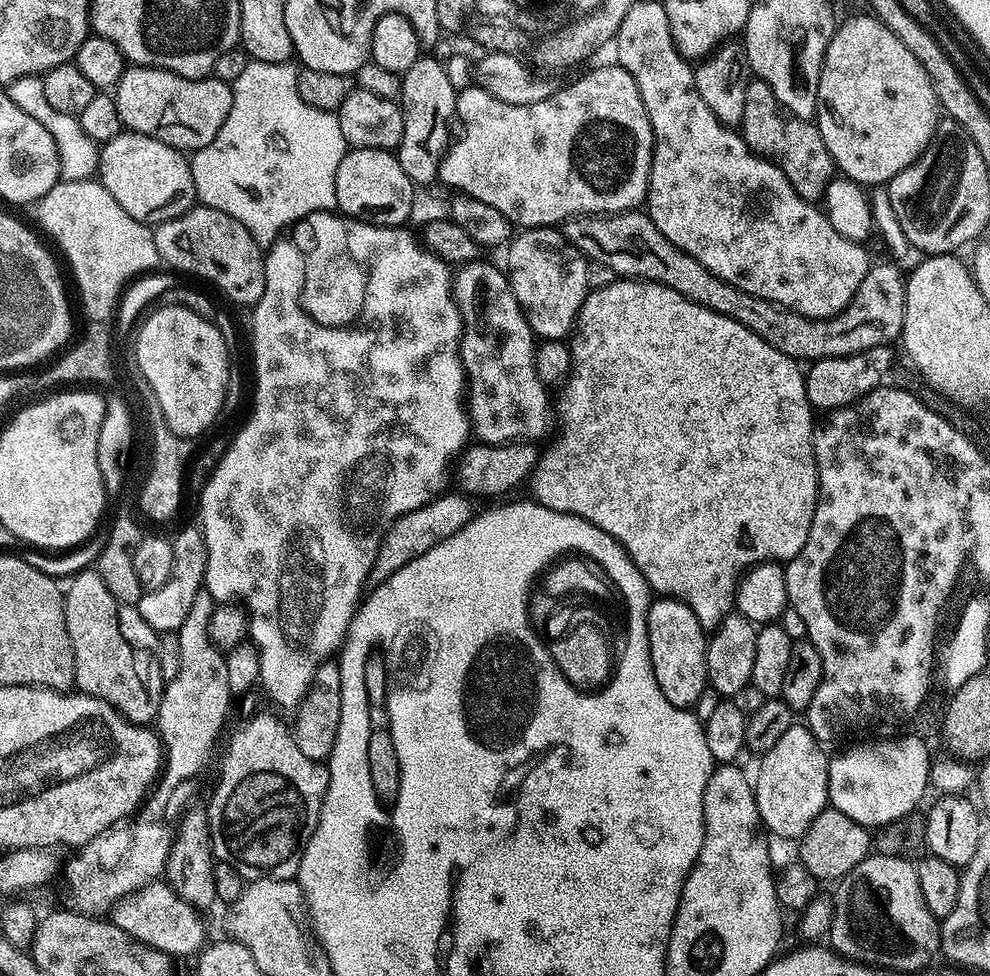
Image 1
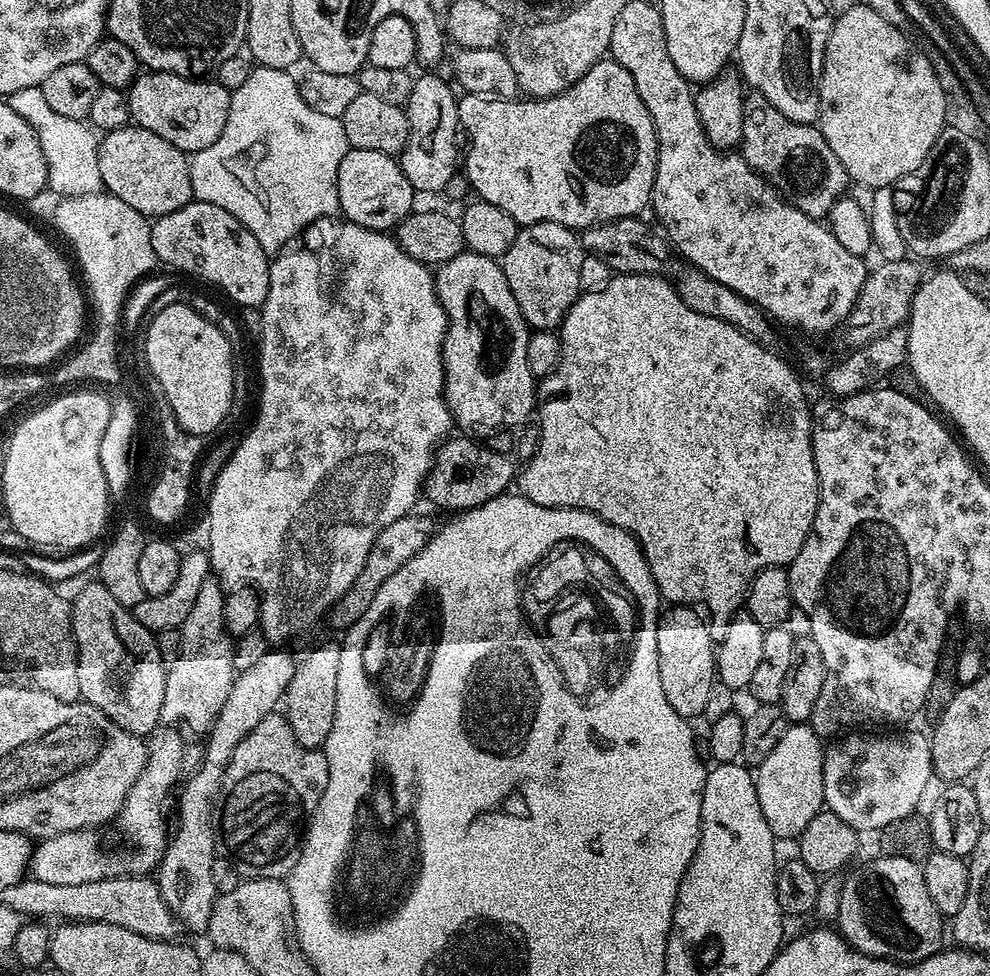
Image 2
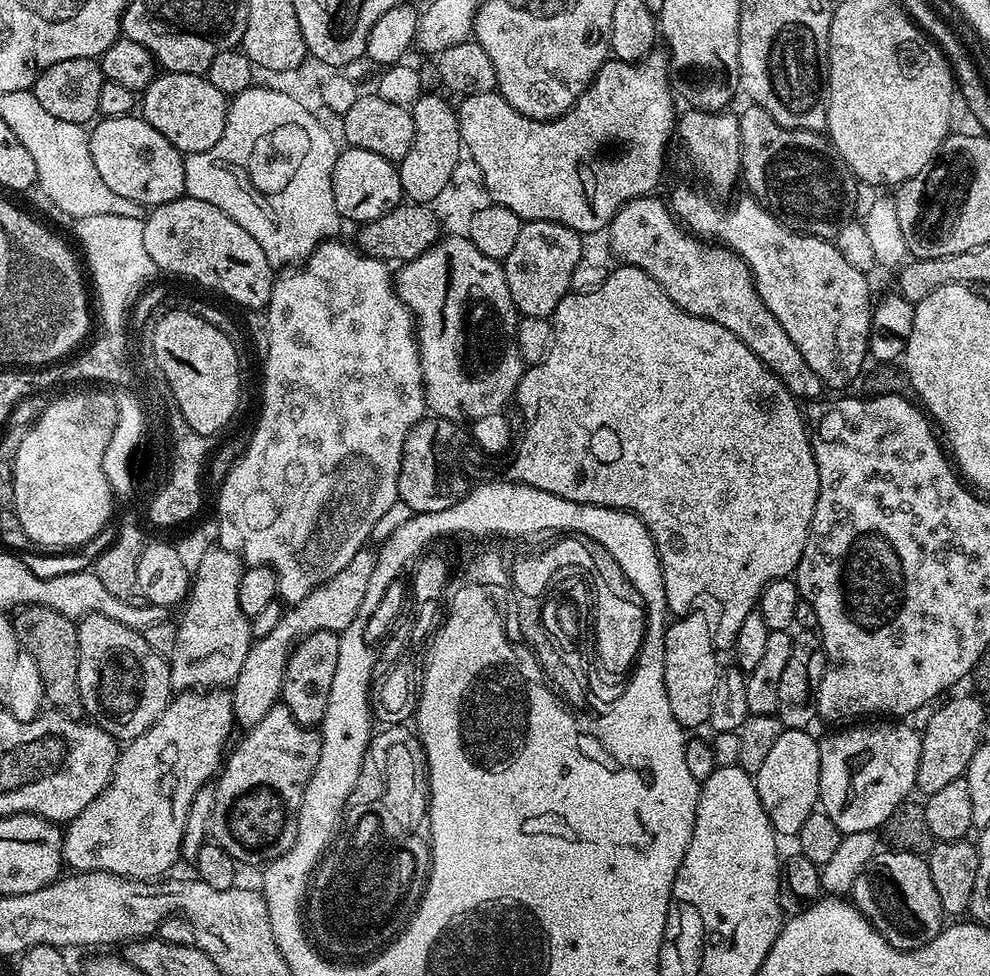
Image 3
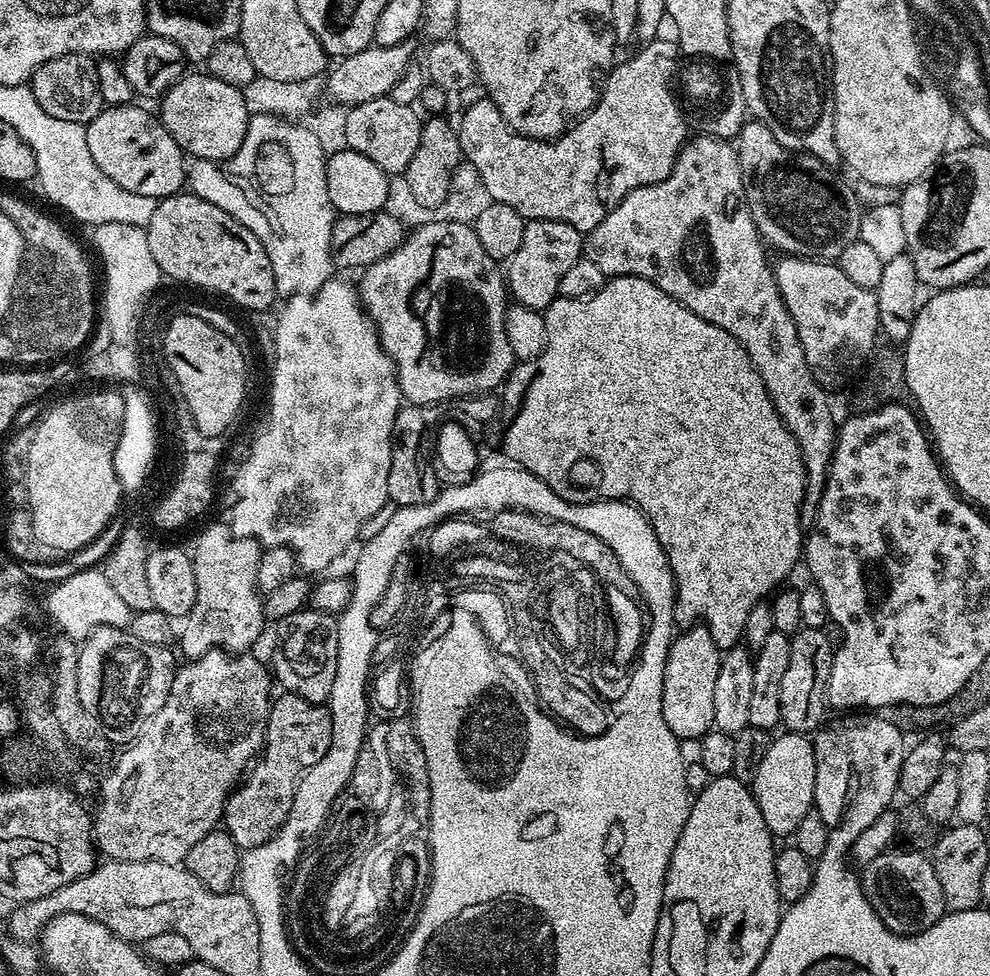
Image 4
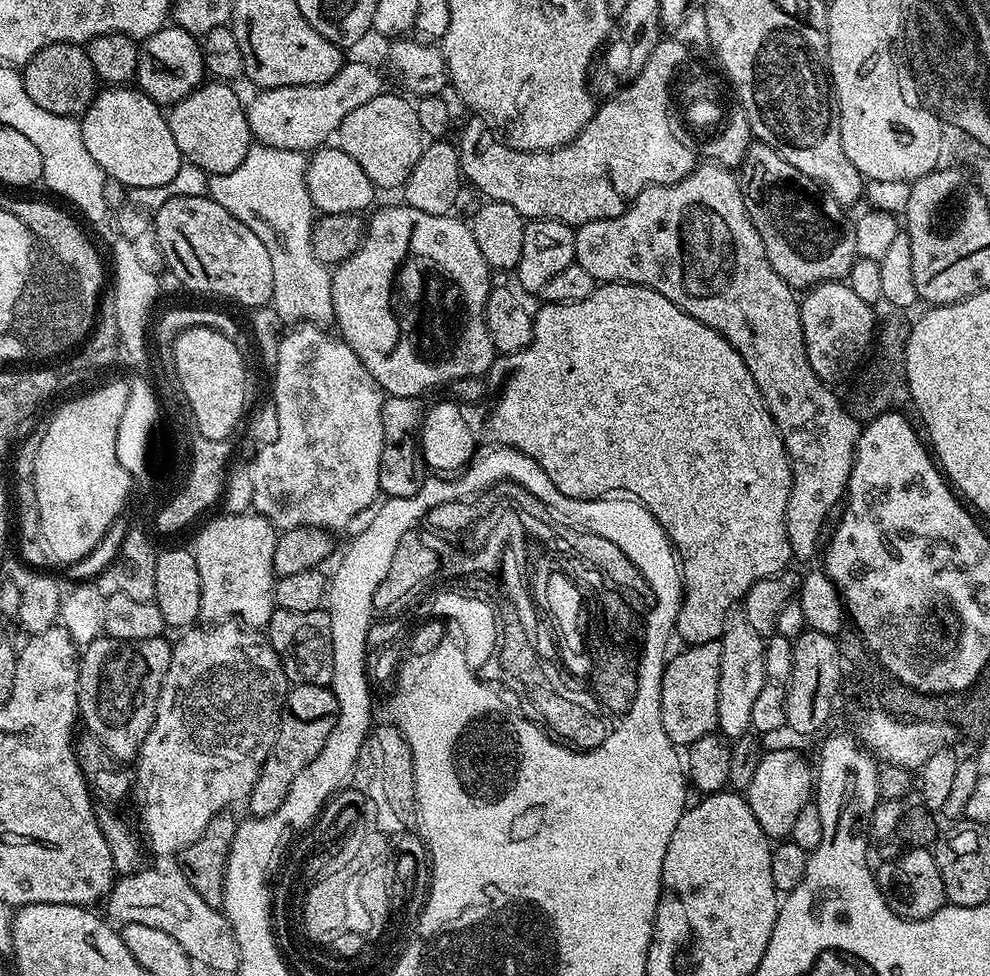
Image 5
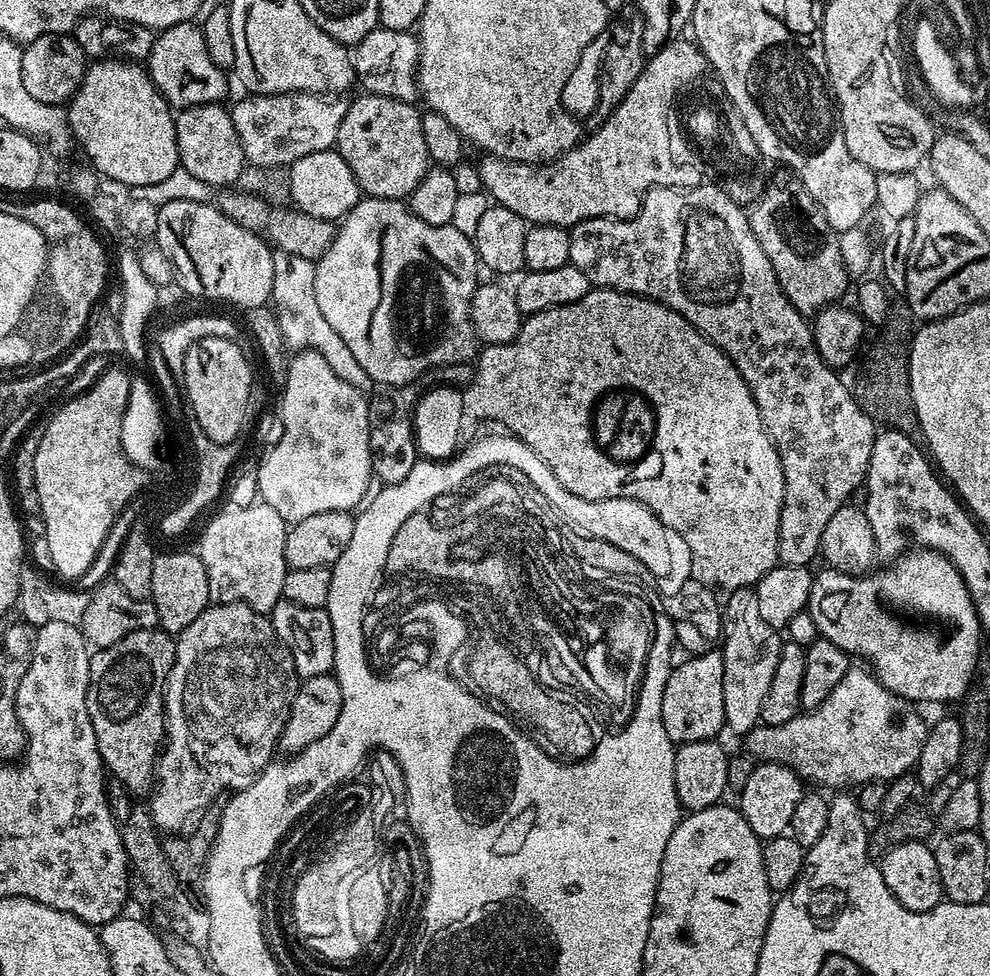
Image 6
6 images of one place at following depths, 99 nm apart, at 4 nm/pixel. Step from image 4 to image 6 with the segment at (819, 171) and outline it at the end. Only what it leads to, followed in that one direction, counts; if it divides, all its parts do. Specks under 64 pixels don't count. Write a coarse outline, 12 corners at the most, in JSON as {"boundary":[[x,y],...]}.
{"boundary":[[776,170],[748,221],[786,298],[844,296],[840,238],[794,173]]}

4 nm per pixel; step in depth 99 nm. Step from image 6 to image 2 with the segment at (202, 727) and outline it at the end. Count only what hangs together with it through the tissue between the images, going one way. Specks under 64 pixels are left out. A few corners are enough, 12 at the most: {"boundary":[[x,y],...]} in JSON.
{"boundary":[[175,727],[147,741],[111,856],[92,830],[33,847],[30,876],[75,886],[151,873],[164,857],[164,803],[185,775]]}

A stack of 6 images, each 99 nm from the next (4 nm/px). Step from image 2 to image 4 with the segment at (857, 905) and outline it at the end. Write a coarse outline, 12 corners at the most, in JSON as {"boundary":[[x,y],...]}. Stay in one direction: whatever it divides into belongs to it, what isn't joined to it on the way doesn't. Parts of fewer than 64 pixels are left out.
{"boundary":[[920,850],[863,865],[864,893],[891,932],[944,917],[938,874]]}

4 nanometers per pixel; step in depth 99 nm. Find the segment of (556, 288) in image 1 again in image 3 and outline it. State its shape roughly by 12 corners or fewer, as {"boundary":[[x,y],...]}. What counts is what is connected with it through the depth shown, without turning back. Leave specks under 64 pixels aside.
{"boundary":[[521,227],[502,262],[521,317],[551,317],[582,258],[581,233]]}

